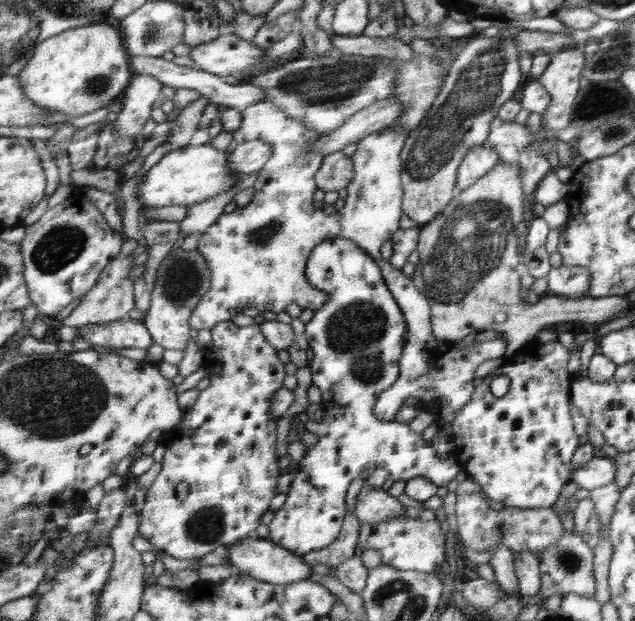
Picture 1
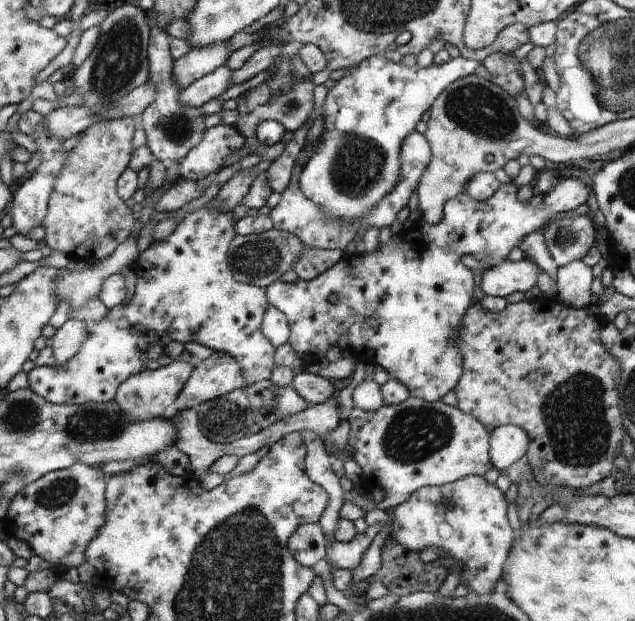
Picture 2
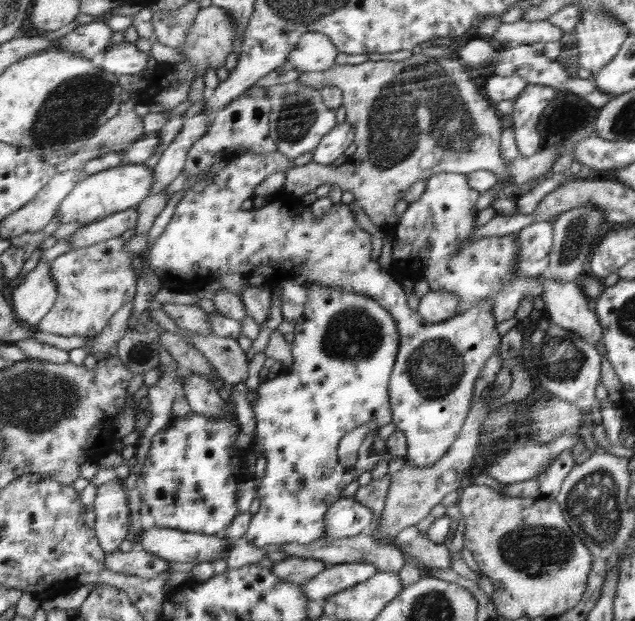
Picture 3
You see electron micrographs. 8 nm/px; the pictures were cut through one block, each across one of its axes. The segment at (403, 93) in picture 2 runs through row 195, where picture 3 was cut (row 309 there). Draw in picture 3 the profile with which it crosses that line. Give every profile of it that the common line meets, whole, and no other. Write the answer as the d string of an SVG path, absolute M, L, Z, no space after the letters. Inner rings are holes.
M319 284L305 289L305 311L303 317L295 322L291 362L273 379L260 382L258 403L253 408L257 421L253 444L258 444L266 459L265 475L257 490L259 510L252 515L250 526L244 533L246 540L256 547L286 542L308 545L326 537L325 514L341 500L340 492L350 482L357 481L360 474L372 471L387 453L387 442L380 438L378 431L393 421L388 383L400 348L396 322L376 299L364 294ZM366 422L377 422L378 428L366 434L357 450L356 462L348 467L342 465L338 460L338 445L342 437Z

